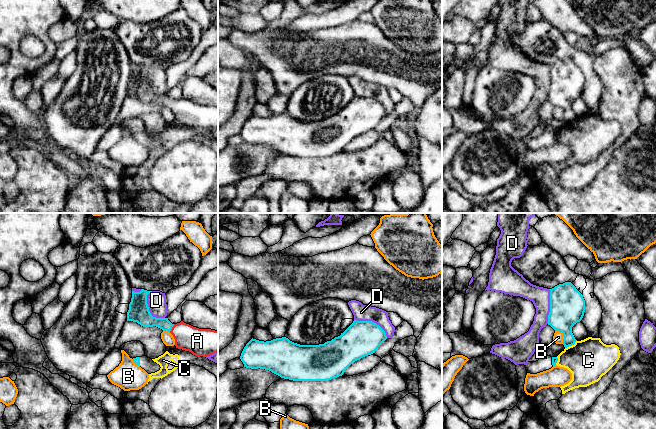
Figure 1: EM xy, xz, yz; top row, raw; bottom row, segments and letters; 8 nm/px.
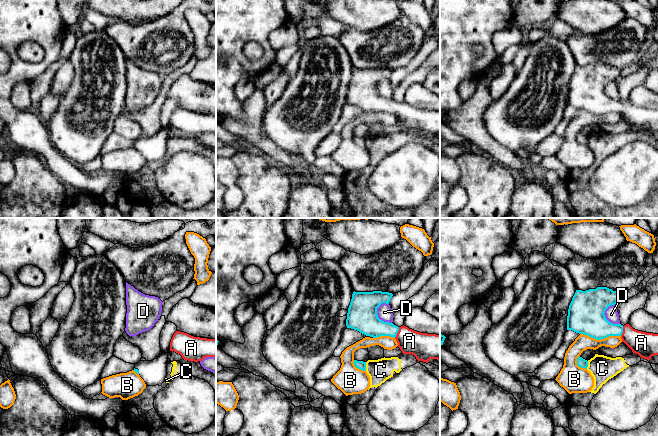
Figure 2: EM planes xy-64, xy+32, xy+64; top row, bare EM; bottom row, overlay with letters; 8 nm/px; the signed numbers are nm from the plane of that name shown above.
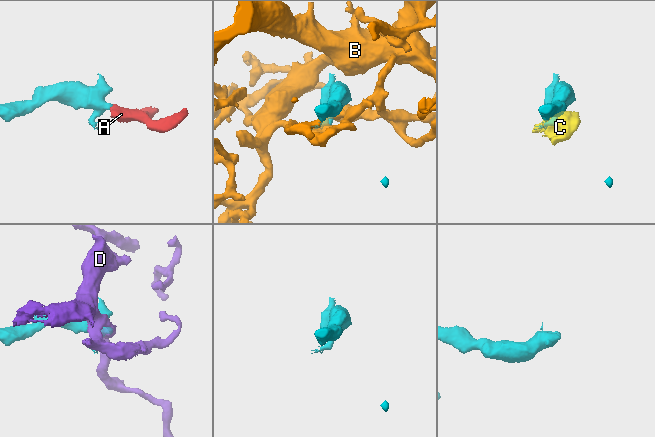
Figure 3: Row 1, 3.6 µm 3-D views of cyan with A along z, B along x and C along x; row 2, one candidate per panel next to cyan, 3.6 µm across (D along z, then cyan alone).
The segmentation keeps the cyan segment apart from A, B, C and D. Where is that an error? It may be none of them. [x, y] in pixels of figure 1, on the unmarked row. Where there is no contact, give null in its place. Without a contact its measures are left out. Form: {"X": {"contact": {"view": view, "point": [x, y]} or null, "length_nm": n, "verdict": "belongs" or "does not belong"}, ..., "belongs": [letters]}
{"A": {"contact": {"view": "xy", "point": [171, 104]}, "length_nm": 80, "verdict": "belongs"}, "B": {"contact": {"view": "yz", "point": [563, 110]}, "length_nm": 130, "verdict": "does not belong"}, "C": {"contact": {"view": "yz", "point": [571, 121]}, "length_nm": 120, "verdict": "does not belong"}, "D": {"contact": {"view": "xy", "point": [148, 85]}, "length_nm": 260, "verdict": "does not belong"}, "belongs": ["A"]}

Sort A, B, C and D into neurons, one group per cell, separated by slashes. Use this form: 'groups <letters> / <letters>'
groups A / B / C / D

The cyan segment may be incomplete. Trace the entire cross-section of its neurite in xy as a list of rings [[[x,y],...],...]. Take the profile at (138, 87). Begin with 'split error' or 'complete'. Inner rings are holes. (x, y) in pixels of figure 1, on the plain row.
split error | [[[141,65],[132,67],[132,74],[127,88],[127,97],[137,98],[143,103],[156,102],[170,108],[178,125],[191,128],[195,132],[207,133],[218,129],[218,107],[199,105],[181,97],[172,100],[168,94],[153,93],[147,80],[147,71],[152,67]]]

